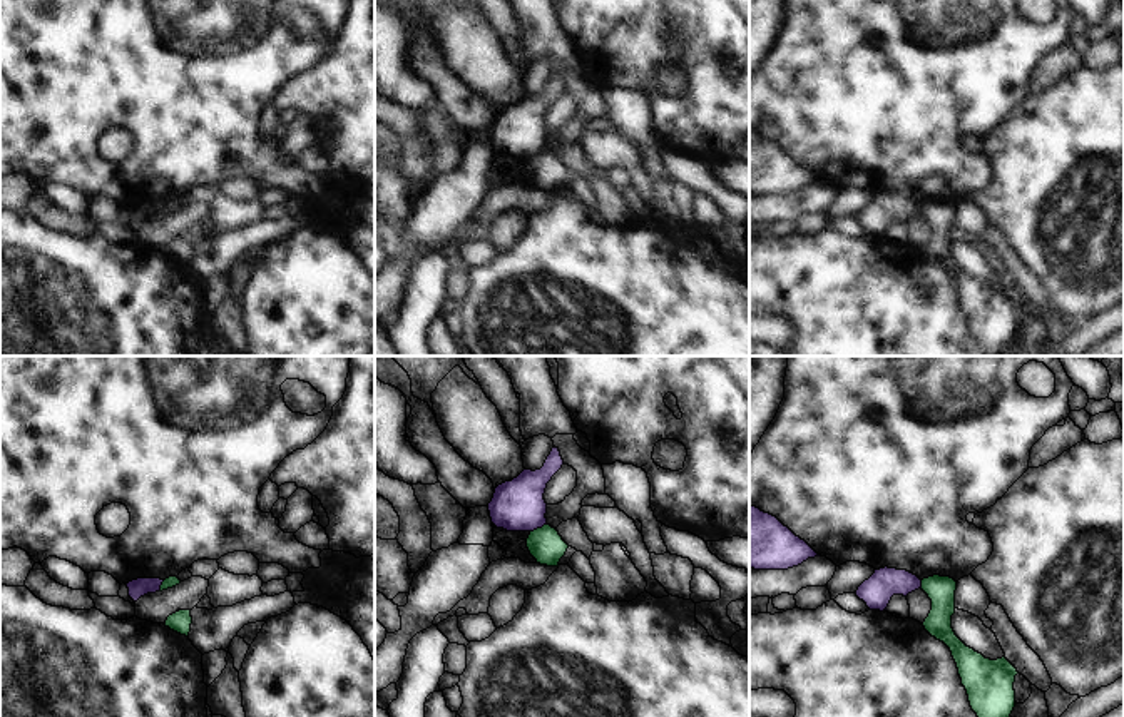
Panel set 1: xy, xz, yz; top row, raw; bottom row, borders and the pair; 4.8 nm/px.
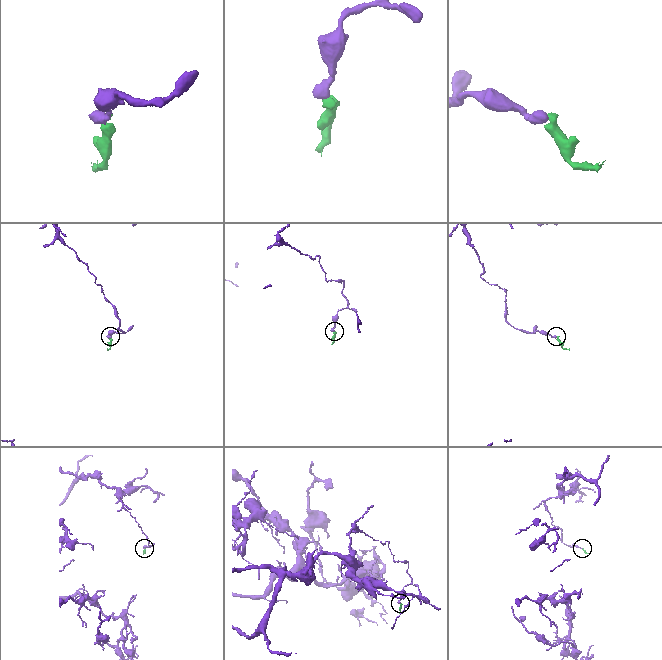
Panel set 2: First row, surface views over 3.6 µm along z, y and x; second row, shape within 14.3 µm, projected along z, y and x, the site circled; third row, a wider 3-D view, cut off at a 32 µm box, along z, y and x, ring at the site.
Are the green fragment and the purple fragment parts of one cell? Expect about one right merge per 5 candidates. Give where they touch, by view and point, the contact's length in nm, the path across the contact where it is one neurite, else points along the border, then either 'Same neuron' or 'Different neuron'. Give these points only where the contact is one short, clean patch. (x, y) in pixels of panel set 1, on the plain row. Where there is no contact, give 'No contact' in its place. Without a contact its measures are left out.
Touches green at xz (537, 154). Shared border 90 nm. Boundary: xz (546, 149), (531, 157). Different neuron.

